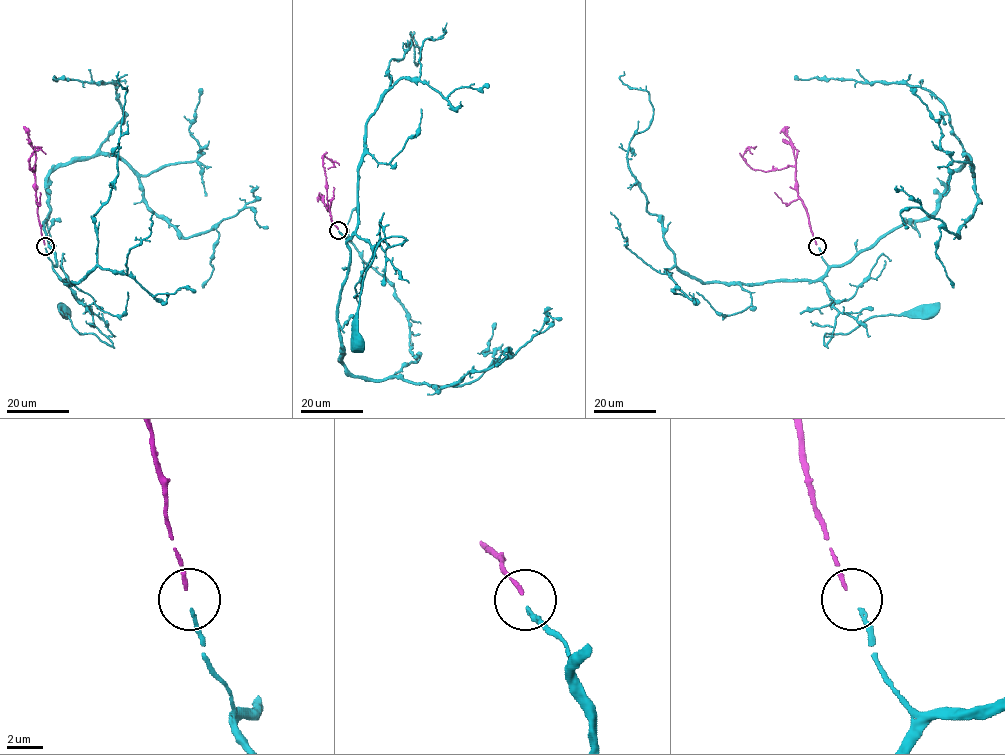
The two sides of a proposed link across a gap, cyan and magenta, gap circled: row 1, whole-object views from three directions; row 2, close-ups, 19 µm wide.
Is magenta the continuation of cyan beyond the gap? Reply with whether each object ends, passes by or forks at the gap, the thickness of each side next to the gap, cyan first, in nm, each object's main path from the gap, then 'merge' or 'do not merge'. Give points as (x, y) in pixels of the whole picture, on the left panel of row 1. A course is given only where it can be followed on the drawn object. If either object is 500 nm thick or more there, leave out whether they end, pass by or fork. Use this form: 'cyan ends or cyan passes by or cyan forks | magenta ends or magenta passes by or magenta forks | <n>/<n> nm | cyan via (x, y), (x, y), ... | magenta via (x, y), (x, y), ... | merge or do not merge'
cyan ends | magenta ends | 200/240 nm | cyan via (45, 248), (53, 270), (91, 312), (93, 324), (112, 344), (91, 334), (80, 334), (62, 312) | magenta via (44, 245), (37, 210), (35, 168), (33, 172), (29, 163), (30, 155), (40, 147), (34, 146) | merge

